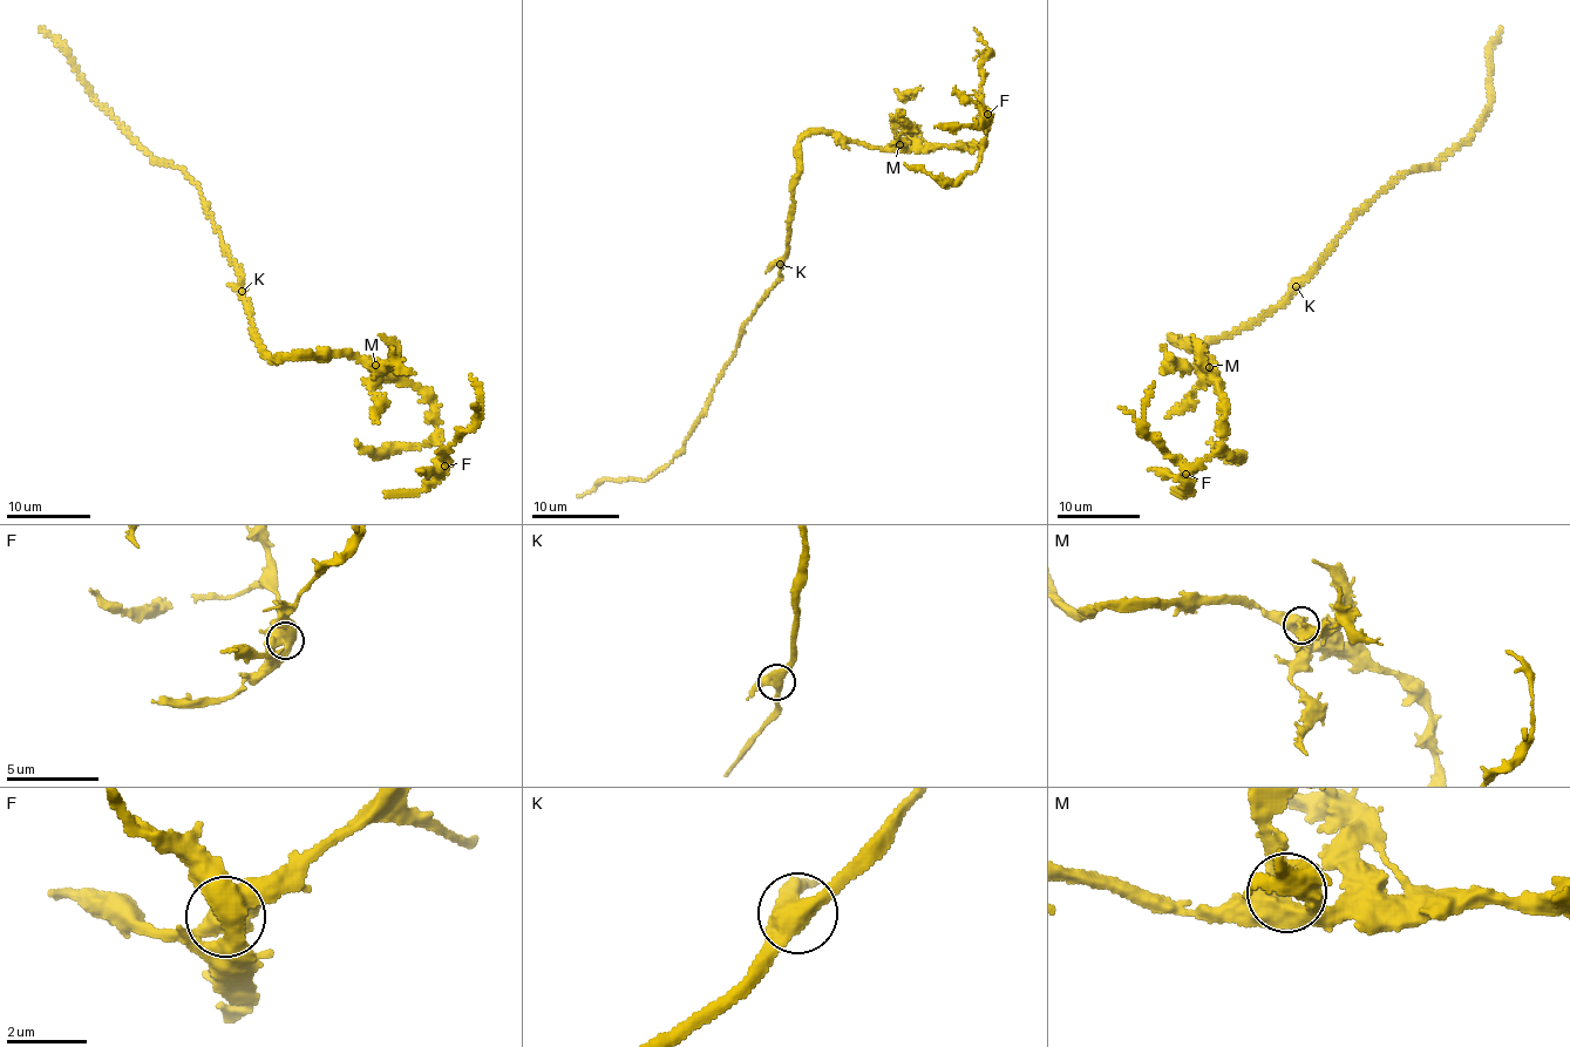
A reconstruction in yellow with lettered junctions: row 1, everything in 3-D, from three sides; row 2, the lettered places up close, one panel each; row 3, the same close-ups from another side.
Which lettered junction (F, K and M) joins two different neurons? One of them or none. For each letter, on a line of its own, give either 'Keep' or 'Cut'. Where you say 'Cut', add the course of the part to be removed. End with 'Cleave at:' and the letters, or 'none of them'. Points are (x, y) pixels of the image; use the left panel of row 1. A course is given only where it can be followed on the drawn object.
F: Cut. Course of the part to remove: (444, 467), (452, 443), (481, 410), (480, 387), (469, 375)
K: Keep
M: Keep
Cleave at: F

